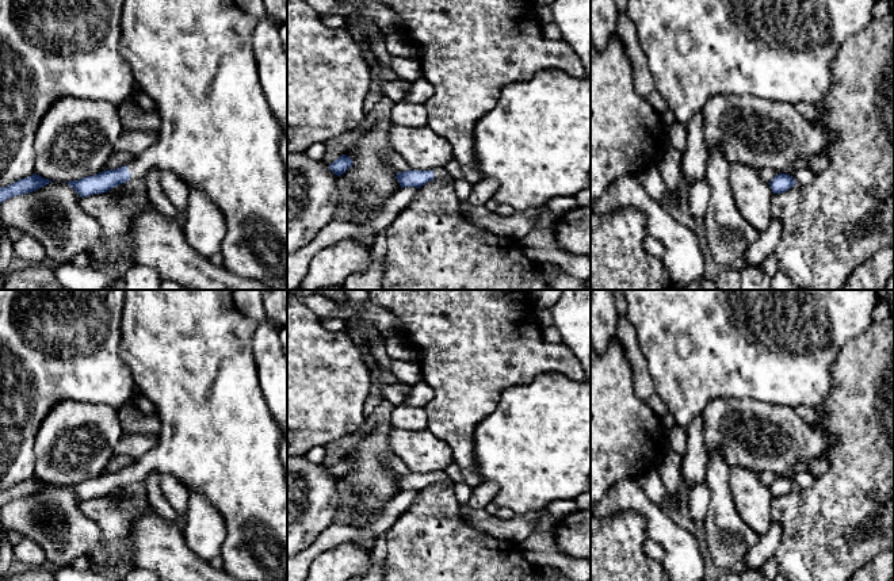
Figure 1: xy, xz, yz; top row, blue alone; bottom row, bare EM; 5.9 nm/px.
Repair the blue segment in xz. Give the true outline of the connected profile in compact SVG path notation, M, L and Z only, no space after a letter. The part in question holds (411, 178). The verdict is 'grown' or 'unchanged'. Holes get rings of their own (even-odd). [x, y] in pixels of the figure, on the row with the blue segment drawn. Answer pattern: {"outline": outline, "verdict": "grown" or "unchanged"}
{"outline": "M438 168L435 171L405 171L398 172L396 179L398 180L401 188L404 187L416 187L420 188L427 181L433 179L448 176L446 168Z", "verdict": "grown"}

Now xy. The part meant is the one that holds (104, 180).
{"outline": "M125 0L119 53L137 88L156 104L161 119L158 139L127 165L68 184L84 198L144 177L152 167L173 172L188 188L205 192L222 213L226 223L219 251L222 268L271 290L287 290L287 172L280 157L283 130L270 110L259 80L252 47L256 24L257 19L241 9L236 0Z", "verdict": "grown"}

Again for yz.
{"outline": "M779 173L771 180L769 187L773 194L782 194L790 190L794 184L795 181L792 176L786 173Z", "verdict": "unchanged"}

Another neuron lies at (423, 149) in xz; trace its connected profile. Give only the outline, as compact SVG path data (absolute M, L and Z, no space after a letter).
M391 123L387 139L412 171L446 168L454 158L450 142L429 126L412 127Z

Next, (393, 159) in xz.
M396 152L385 153L381 157L398 172L410 171L410 167L408 165L408 163Z

